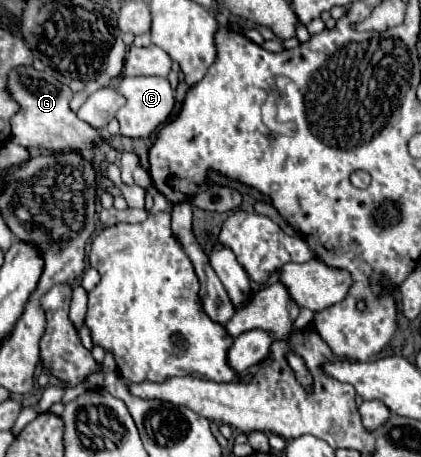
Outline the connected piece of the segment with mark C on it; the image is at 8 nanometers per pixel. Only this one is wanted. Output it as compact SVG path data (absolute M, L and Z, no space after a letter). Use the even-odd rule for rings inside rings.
M124 77L118 91L126 97L126 105L116 113L120 123L120 133L130 139L148 139L172 113L174 109L174 89L164 77Z

